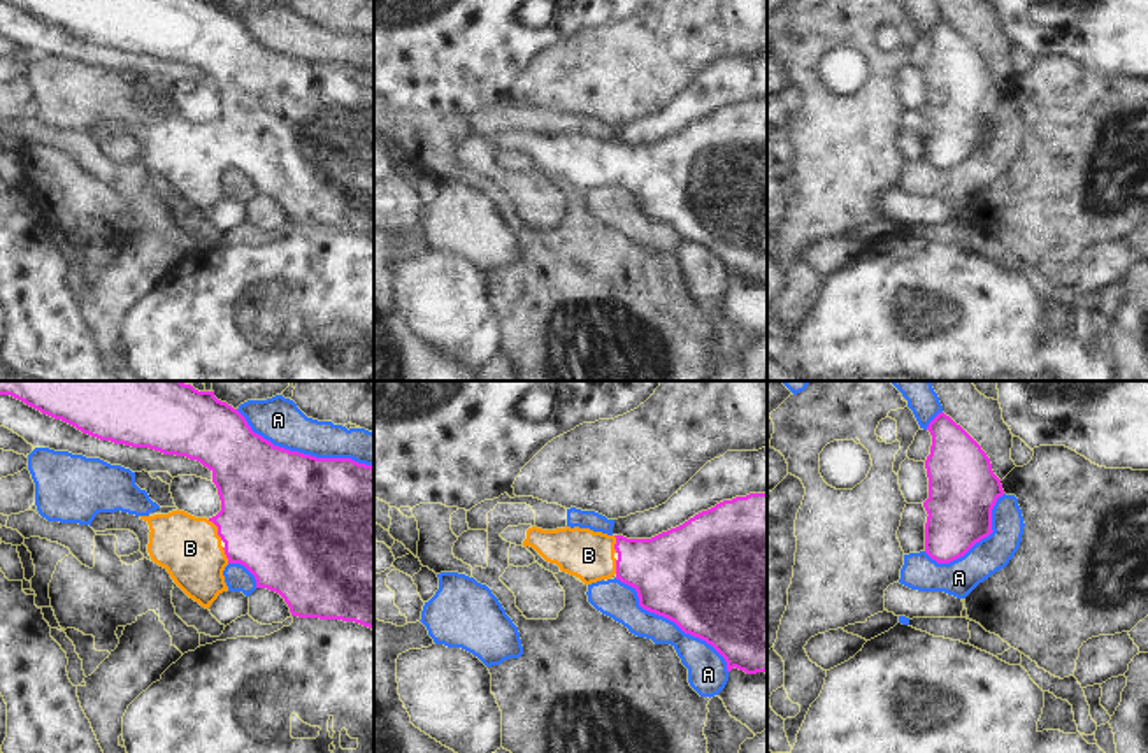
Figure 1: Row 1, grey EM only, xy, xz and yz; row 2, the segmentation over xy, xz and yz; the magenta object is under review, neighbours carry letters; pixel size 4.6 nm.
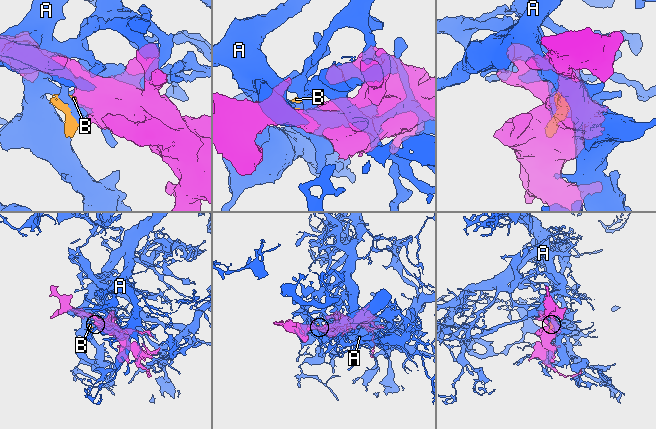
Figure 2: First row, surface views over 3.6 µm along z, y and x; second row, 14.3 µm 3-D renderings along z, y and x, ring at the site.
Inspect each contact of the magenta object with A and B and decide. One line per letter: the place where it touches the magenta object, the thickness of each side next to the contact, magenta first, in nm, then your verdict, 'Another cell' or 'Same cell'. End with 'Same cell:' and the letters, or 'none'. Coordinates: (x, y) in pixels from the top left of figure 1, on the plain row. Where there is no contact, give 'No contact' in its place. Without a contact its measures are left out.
A: Touches magenta at xy (302, 60). Thickness 500 nm (magenta) against 200 nm. Another cell
B: Touches magenta at xy (218, 136). Thickness 480 nm (magenta) against 280 nm. Same cell
Same cell: B

